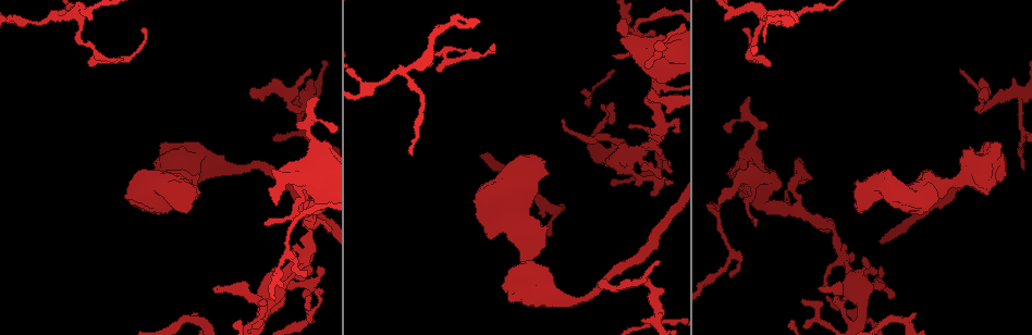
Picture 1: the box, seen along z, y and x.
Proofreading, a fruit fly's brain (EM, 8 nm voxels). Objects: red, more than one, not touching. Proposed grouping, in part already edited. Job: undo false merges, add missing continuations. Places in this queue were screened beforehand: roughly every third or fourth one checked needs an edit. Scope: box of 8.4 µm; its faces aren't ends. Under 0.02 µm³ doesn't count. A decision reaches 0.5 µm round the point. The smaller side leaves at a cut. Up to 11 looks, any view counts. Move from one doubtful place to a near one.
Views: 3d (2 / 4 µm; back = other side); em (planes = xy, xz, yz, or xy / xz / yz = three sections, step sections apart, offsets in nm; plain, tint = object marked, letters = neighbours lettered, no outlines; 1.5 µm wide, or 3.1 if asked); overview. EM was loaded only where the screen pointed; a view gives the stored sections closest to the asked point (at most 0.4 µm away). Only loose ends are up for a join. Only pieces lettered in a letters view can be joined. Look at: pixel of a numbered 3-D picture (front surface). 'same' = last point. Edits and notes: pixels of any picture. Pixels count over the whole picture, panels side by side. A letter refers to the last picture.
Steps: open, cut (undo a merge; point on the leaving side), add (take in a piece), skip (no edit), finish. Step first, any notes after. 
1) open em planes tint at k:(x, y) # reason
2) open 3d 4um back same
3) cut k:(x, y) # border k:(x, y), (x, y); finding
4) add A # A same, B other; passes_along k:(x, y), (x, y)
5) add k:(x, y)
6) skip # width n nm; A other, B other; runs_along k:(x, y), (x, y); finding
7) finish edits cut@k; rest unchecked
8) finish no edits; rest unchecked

open em planes letters at 1:(635, 259) # a narrow waist

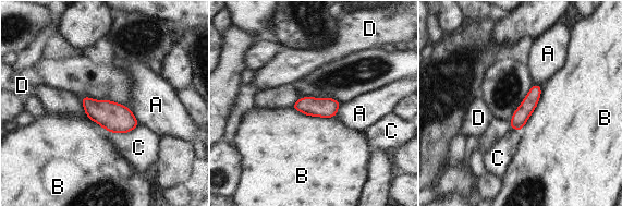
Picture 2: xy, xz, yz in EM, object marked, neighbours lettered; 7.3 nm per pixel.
skip # width 120 nm; A other, B other, C other, D other; border 2:(541, 87), (534, 111), (520, 130); all the same neuron

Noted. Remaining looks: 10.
open 3d 4um at 1:(297, 108) # abrupt turn

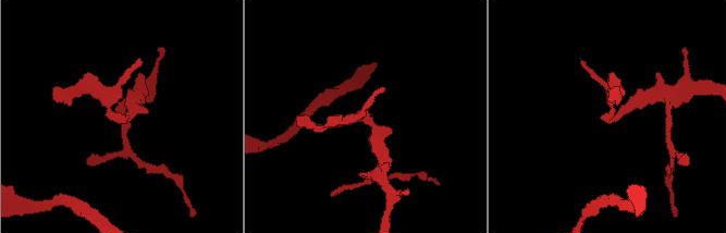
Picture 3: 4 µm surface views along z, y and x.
open em planes plain at 3:(608, 117) # need the tissue

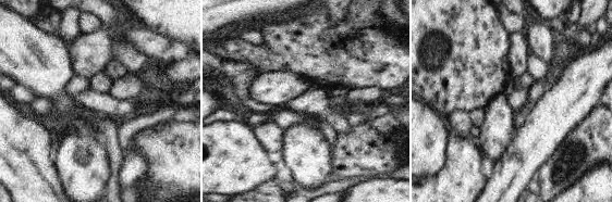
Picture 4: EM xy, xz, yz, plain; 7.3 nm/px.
open em planes letters same

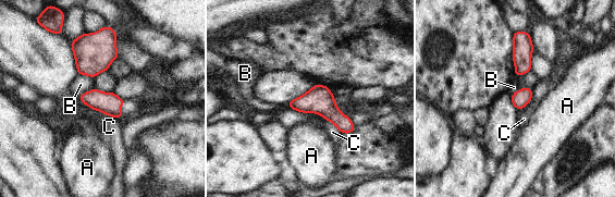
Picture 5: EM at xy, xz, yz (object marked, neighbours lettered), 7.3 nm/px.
skip # width 120 nm; A other, B other, C other; border 5:(95, 87), (78, 97); one neuron here

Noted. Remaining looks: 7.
open 3d 4um at 1:(785, 20) # sudden change in width

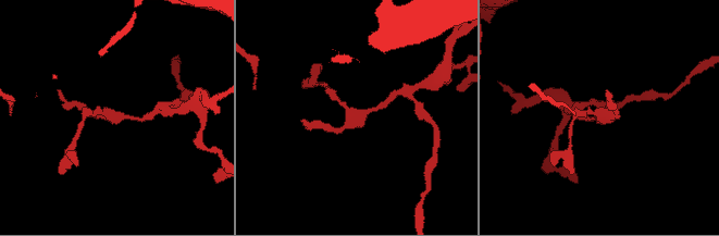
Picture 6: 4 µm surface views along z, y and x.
open em planes letters at 6:(111, 116)

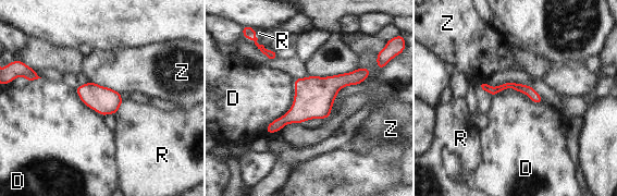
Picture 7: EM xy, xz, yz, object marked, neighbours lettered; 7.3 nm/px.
skip # width 200 nm; D other, R other, Z other; runs_along 7:(367, 71), (332, 84), (269, 129); all the same neuron

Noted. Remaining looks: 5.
open 3d 4um at 1:(127, 199) # thick end

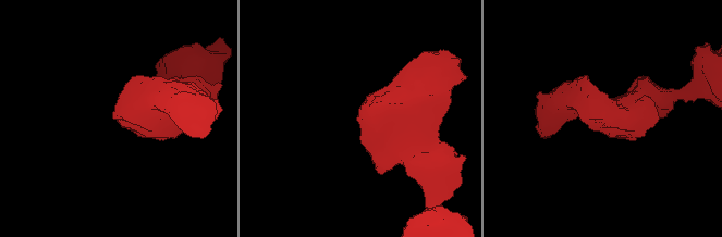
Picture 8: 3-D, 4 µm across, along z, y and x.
open em 3.1um planes tint at 8:(601, 117)

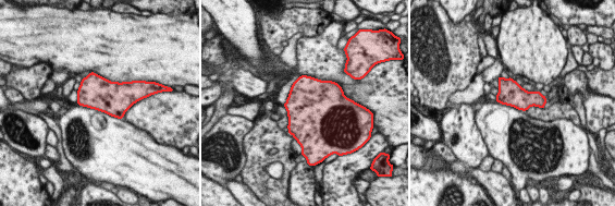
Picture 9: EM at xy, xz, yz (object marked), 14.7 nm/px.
open em 3.1um planes letters same

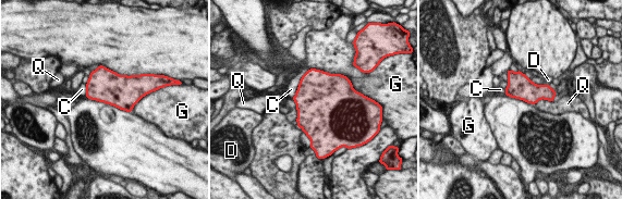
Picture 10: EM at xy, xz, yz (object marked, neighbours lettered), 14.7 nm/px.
skip # longest_contact G 550 nm; C other, D other, G other, Q other; border 10:(310, 69), (302, 76), (292, 98); no lettered piece goes on from it

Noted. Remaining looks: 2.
finish no edits; rest unchecked

